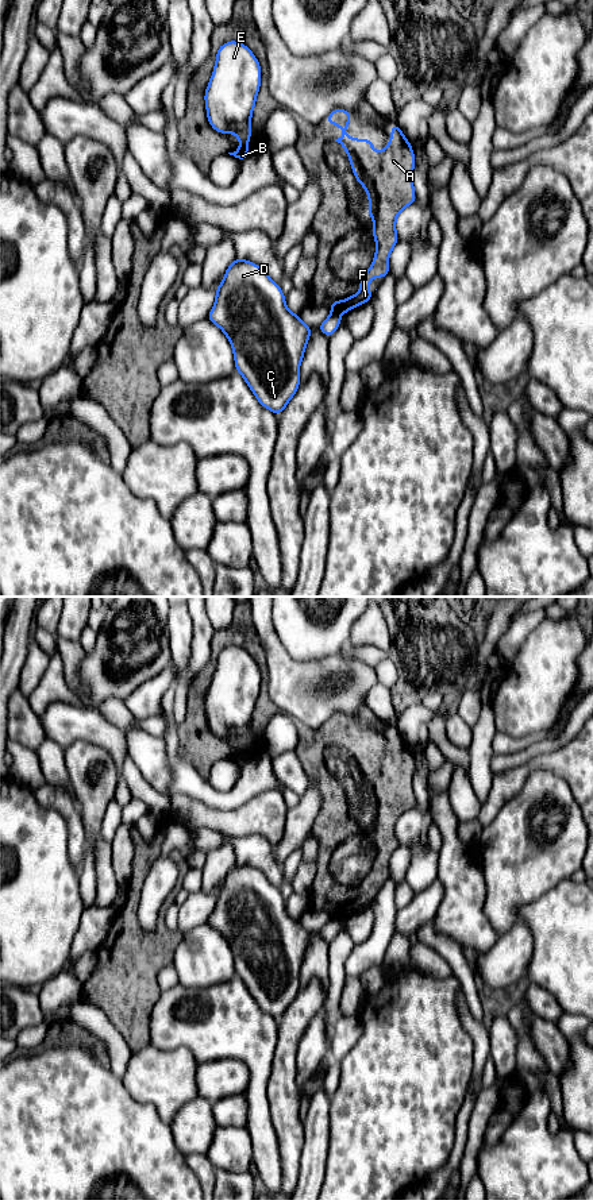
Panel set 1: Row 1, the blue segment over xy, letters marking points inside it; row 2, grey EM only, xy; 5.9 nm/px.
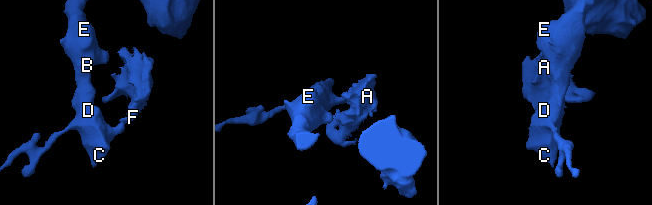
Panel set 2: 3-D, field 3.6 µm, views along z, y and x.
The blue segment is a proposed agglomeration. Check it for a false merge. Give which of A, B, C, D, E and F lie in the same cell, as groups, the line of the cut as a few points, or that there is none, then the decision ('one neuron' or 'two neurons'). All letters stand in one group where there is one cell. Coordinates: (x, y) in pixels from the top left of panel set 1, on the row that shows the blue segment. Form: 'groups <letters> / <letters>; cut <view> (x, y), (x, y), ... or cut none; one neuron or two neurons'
groups A F / B C D E; cut xy (334, 311), (341, 313); two neurons

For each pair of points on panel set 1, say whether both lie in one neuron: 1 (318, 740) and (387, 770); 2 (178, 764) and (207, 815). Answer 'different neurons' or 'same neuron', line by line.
1: same neuron
2: different neurons

